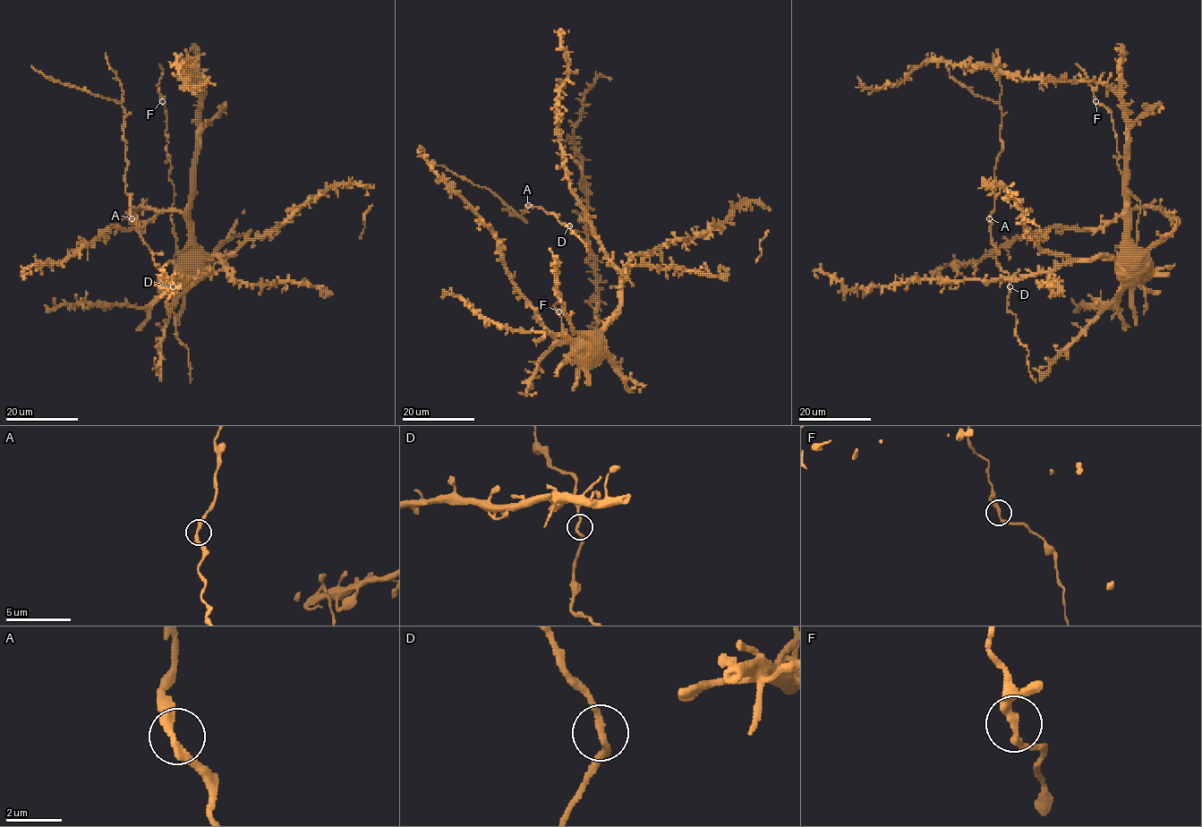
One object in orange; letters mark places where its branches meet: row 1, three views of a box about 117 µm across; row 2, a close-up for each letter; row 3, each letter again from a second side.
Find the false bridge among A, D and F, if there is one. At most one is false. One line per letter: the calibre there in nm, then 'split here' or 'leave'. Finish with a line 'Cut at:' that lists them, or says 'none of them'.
A: calibre 260 nm; leave
D: calibre 220 nm; leave
F: calibre 260 nm; leave
Cut at: none of them

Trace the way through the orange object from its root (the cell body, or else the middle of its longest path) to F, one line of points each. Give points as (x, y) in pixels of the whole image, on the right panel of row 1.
F: (1121, 265), (1123, 275), (1143, 286), (1136, 229), (1141, 205), (1126, 188), (1117, 163), (1112, 113), (1095, 101)

